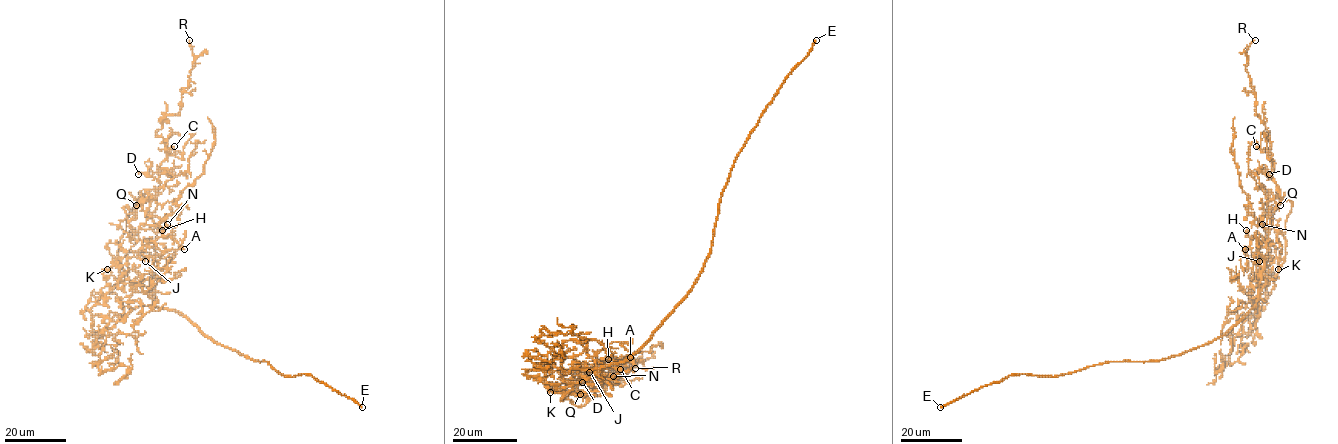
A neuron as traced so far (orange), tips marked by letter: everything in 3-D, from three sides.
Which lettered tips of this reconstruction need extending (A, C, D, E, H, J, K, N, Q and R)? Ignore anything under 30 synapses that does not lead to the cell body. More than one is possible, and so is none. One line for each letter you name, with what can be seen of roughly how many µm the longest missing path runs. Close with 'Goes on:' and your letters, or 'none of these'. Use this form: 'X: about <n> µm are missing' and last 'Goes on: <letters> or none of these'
C: about 15 µm are missing
E: about 7 µm are missing
K: about 35 µm are missing
Goes on: C, E, K

